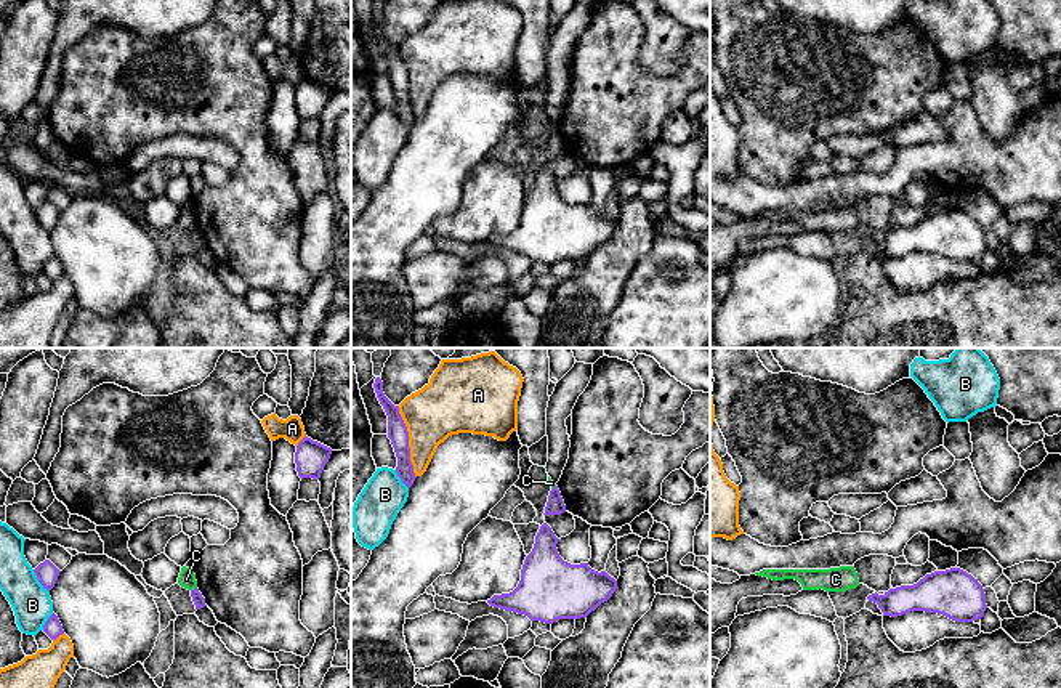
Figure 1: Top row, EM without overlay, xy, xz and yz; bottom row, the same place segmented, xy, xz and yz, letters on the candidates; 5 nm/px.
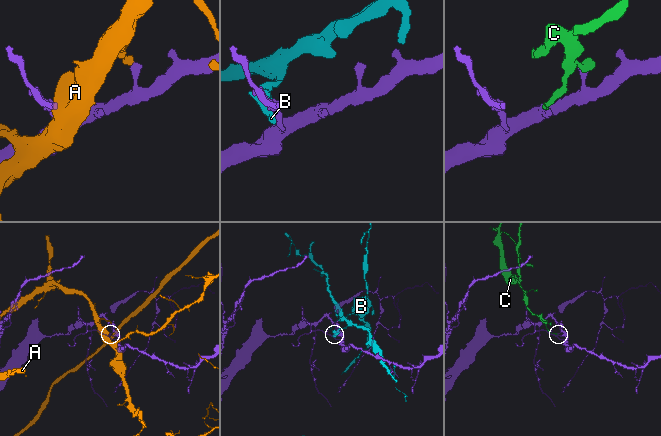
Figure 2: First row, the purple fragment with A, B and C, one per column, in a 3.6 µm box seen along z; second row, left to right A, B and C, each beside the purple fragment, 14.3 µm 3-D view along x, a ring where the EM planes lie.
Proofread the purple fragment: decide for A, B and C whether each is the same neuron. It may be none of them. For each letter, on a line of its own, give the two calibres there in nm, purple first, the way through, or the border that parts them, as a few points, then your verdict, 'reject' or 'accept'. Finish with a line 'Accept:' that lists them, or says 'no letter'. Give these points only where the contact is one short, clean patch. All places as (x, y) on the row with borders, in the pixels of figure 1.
A: 100 nm thick on the purple side, 280 nm on the other; reject
B: 110 nm thick on the purple side, 200 nm on the other; border along xy (32, 570), (37, 581), (48, 592); reject
C: 60 nm thick on the purple side, 90 nm on the other; border along xy (196, 586), (191, 590); reject
Accept: no letter

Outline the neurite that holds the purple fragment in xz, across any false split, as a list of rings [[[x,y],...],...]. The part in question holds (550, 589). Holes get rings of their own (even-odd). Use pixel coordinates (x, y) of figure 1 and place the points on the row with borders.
[[[543,523],[532,552],[526,556],[521,581],[510,593],[494,595],[494,608],[527,616],[530,621],[553,624],[559,619],[587,617],[617,589],[617,581],[606,571],[595,571],[588,563],[571,565],[556,548],[558,537]]]

